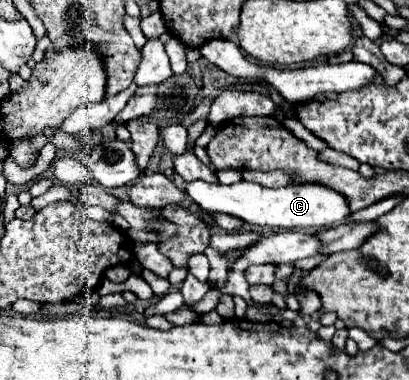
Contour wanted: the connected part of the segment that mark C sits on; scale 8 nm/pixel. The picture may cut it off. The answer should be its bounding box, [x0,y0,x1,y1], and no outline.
[186,179,350,229]

